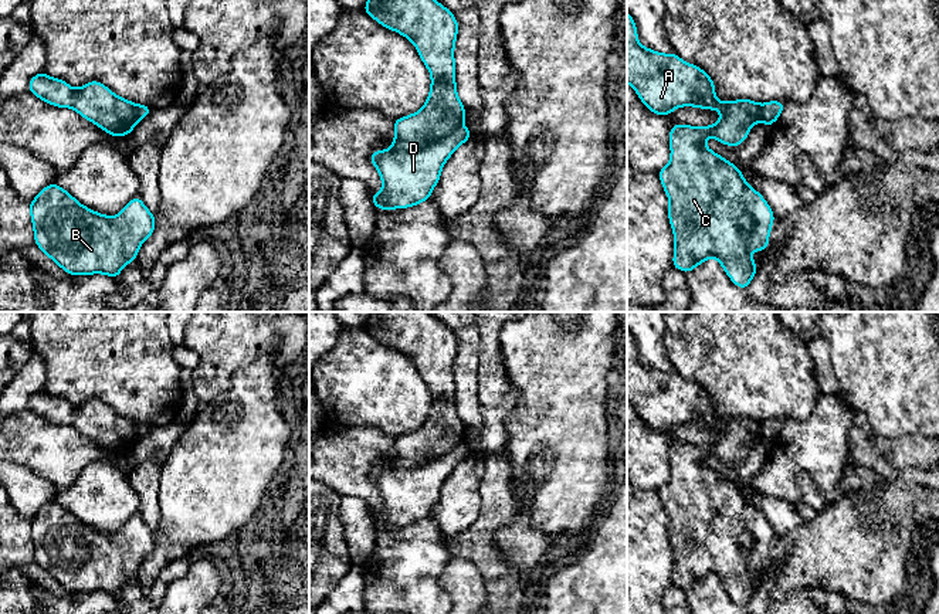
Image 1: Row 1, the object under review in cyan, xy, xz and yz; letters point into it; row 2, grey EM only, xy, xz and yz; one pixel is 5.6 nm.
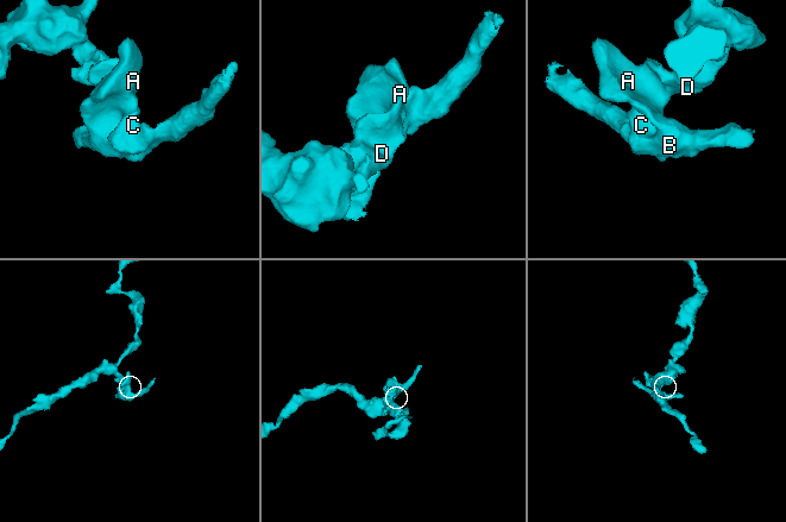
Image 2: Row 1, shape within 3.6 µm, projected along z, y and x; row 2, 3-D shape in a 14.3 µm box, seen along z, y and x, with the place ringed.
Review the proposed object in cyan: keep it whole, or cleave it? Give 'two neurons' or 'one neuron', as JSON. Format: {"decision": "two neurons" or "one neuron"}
{"decision": "two neurons"}

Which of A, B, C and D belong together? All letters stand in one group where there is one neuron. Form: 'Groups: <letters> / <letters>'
Groups: A B C / D

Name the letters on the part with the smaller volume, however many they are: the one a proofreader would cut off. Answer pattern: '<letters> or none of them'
A, B, C

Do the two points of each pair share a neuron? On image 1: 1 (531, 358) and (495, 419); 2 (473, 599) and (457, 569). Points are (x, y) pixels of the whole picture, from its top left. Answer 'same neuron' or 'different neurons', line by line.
1: different neurons
2: same neuron

